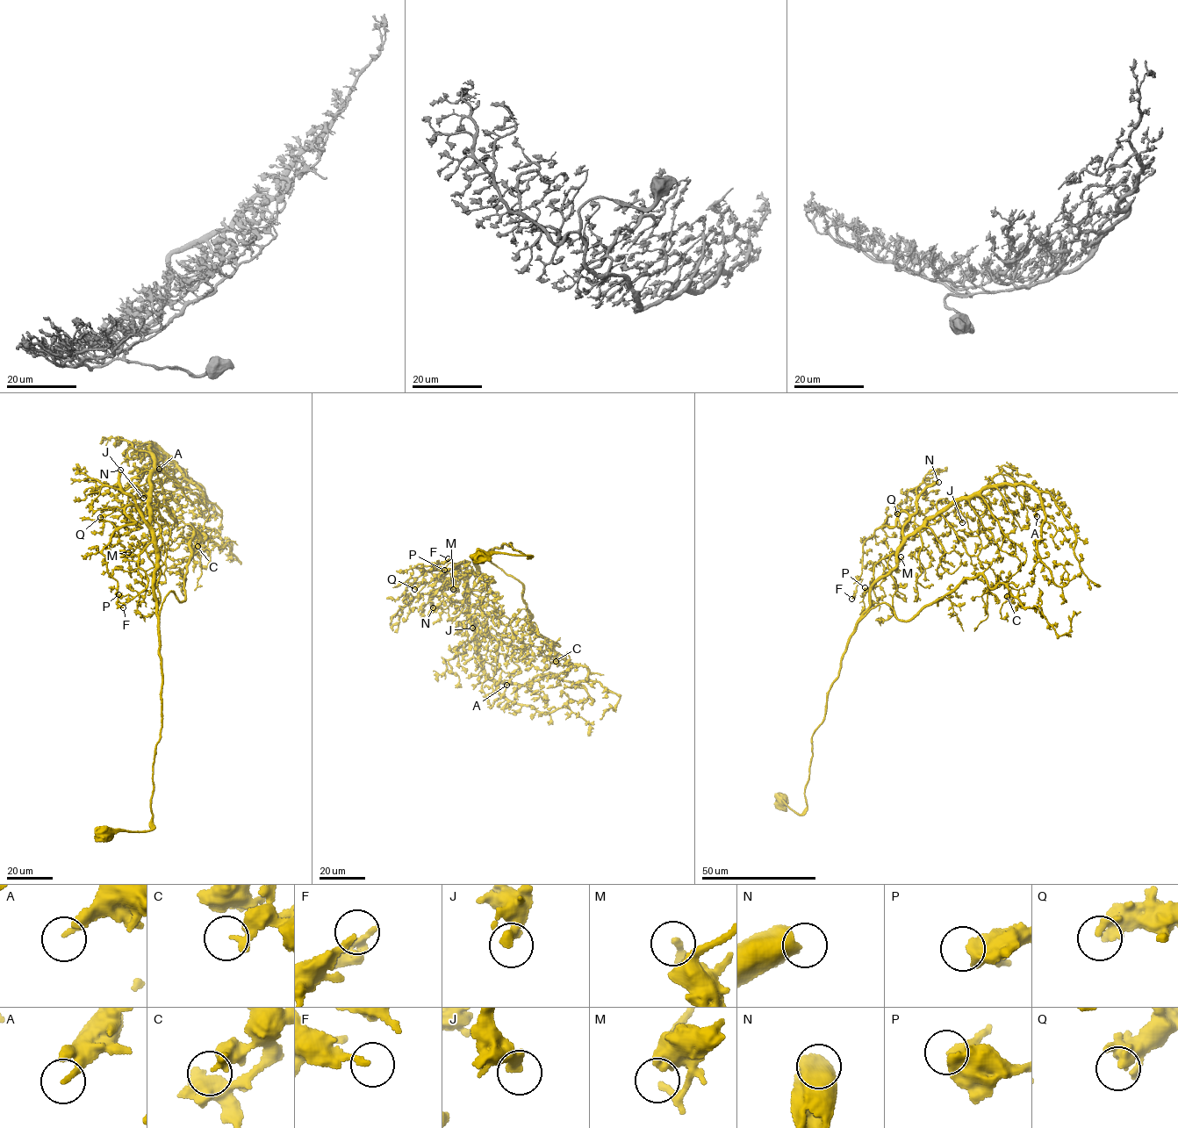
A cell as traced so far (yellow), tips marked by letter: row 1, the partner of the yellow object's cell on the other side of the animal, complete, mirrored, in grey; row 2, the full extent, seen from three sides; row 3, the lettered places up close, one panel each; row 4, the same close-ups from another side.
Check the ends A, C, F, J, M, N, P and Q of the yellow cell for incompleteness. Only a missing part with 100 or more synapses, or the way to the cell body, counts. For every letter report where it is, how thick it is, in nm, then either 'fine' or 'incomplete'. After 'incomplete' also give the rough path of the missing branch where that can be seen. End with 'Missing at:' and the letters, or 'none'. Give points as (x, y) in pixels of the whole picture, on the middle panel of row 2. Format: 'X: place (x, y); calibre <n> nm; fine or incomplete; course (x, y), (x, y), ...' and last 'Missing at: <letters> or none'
A: place (506, 685); calibre 150 nm; fine
C: place (556, 661); calibre 300 nm; fine
F: place (448, 558); calibre 200 nm; fine
J: place (472, 628); calibre 360 nm; fine
M: place (453, 589); calibre 140 nm; fine
N: place (433, 607); calibre 600 nm; incomplete; course (433, 607), (434, 626), (439, 645), (433, 666)
P: place (444, 570); calibre 650 nm; fine
Q: place (414, 589); calibre 260 nm; fine
Missing at: N

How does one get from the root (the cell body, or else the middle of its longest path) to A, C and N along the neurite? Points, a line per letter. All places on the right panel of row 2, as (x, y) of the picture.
A: (779, 800), (799, 814), (807, 807), (828, 691), (871, 588), (908, 537), (1005, 484), (1037, 492), (1037, 516)
C: (779, 800), (799, 814), (807, 807), (811, 736), (857, 621), (882, 603), (910, 619), (980, 574), (1007, 596)
N: (779, 800), (799, 814), (807, 807), (811, 736), (847, 639), (873, 585), (896, 565), (919, 497), (938, 482)

